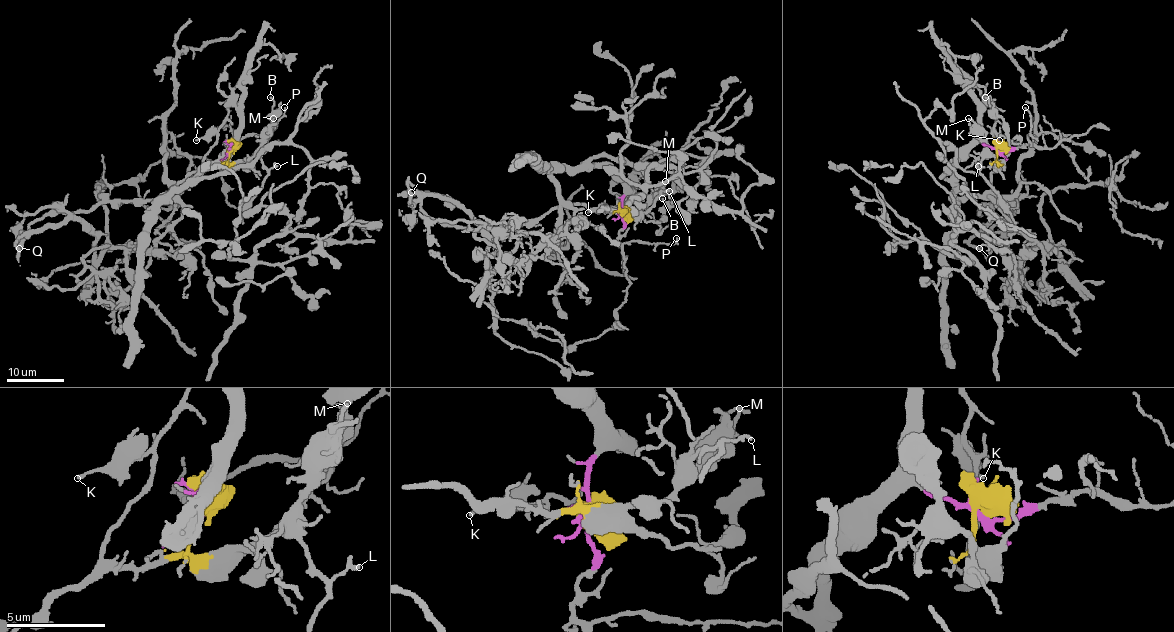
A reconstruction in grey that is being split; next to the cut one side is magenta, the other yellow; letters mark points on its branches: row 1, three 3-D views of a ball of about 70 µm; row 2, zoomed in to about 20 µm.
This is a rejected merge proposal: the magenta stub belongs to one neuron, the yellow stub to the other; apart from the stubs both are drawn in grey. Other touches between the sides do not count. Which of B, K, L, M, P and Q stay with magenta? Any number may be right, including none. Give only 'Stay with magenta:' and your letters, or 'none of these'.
Stay with magenta: P

